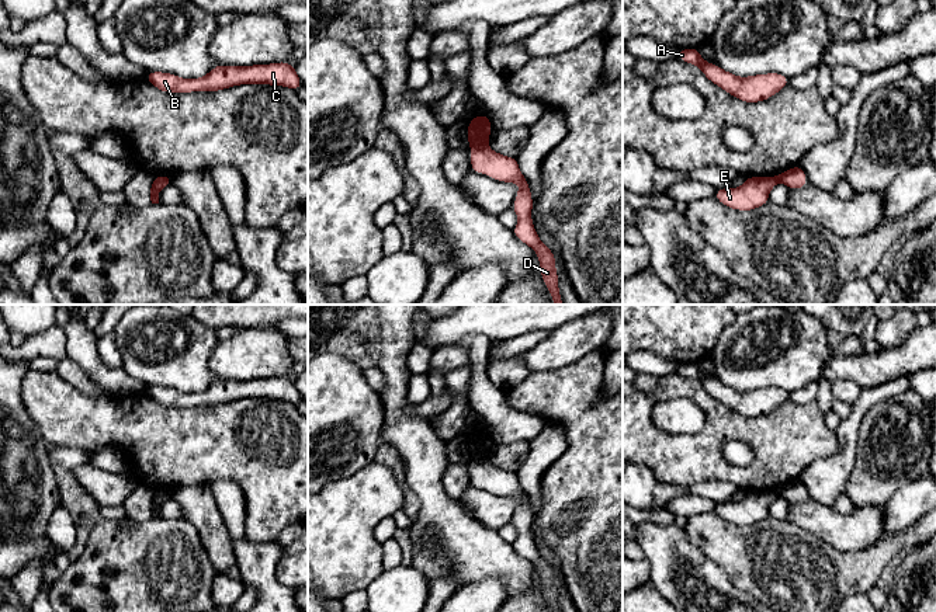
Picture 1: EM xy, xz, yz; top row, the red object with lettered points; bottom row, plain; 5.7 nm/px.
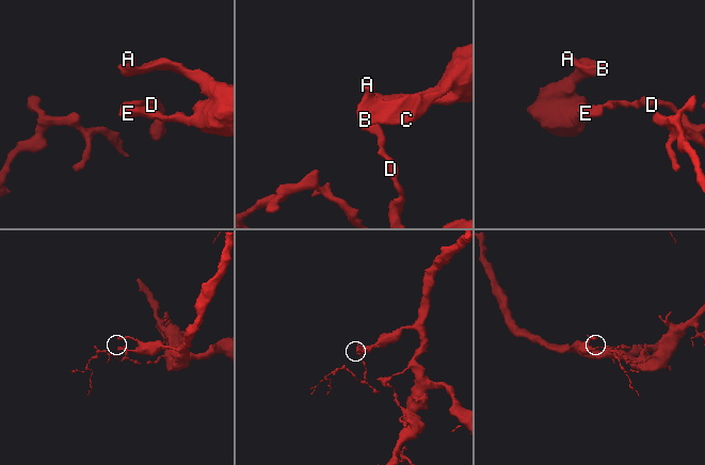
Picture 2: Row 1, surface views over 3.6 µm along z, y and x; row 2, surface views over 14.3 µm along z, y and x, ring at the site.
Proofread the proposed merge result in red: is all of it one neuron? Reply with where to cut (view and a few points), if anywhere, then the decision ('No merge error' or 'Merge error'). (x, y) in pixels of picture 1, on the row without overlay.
Split along xz (486, 458), (471, 461). Merge error

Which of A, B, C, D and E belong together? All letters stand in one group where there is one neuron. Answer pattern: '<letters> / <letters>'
A B C E / D

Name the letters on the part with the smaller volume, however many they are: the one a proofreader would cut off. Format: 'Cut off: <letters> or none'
Cut off: D

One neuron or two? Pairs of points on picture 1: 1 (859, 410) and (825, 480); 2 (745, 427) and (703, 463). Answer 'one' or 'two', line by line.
1: one
2: one

